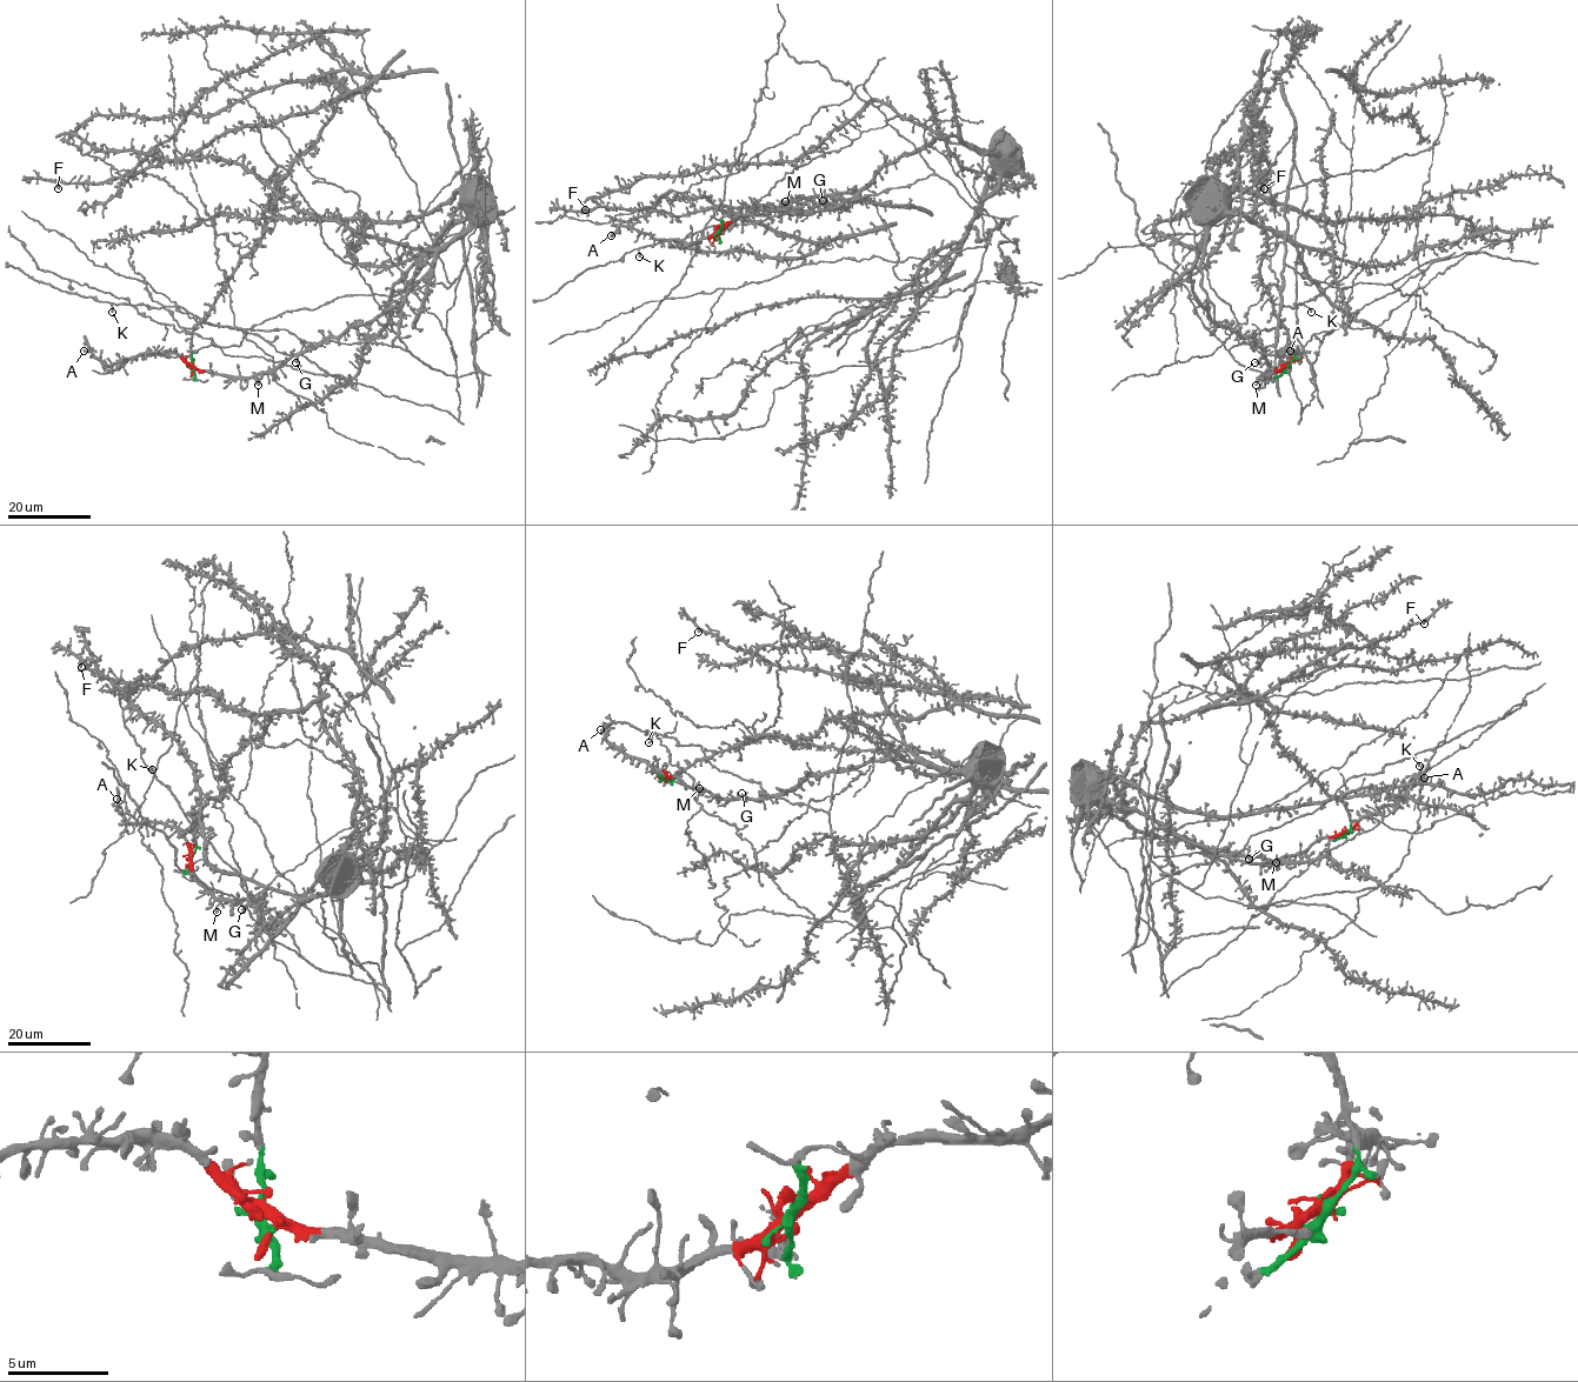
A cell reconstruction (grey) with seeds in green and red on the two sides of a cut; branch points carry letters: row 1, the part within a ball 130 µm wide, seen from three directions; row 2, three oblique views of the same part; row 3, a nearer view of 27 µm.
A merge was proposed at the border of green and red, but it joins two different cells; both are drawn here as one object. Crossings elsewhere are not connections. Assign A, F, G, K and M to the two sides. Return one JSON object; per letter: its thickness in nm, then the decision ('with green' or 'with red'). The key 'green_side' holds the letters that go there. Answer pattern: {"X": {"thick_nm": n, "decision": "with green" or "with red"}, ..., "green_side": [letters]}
{"A": {"thick_nm": 240, "decision": "with red"}, "F": {"thick_nm": 400, "decision": "with green"}, "G": {"thick_nm": 300, "decision": "with red"}, "K": {"thick_nm": 280, "decision": "with green"}, "M": {"thick_nm": 440, "decision": "with red"}, "green_side": ["F", "K"]}

